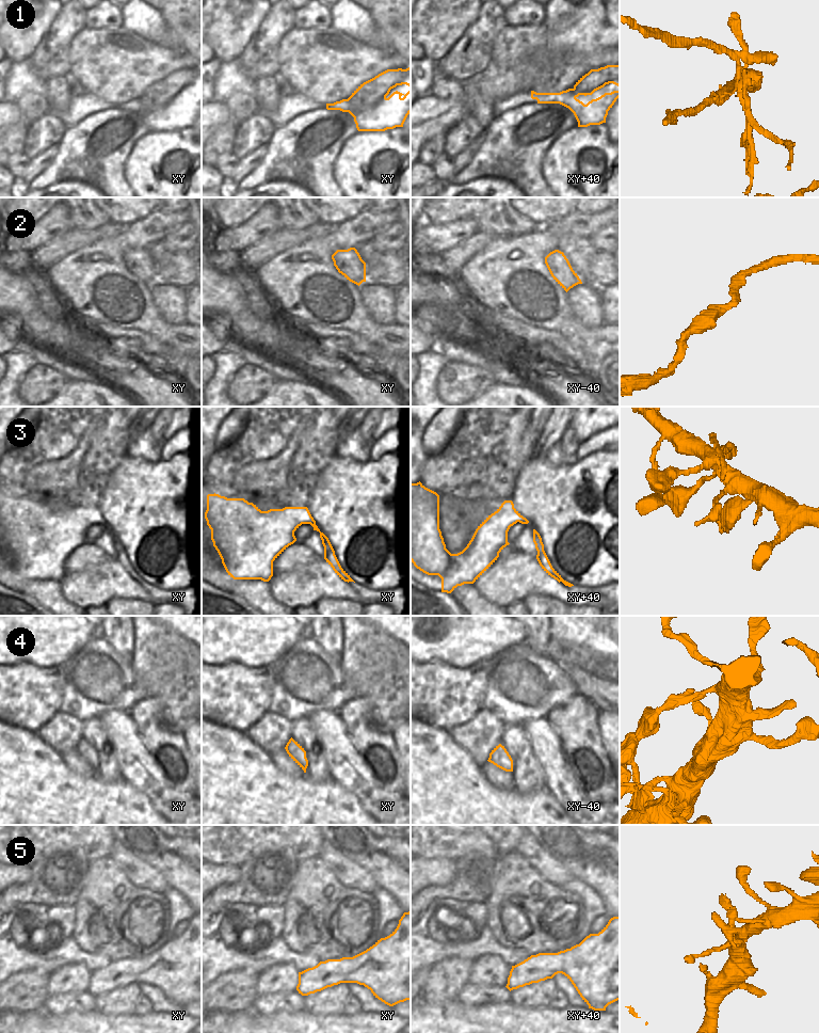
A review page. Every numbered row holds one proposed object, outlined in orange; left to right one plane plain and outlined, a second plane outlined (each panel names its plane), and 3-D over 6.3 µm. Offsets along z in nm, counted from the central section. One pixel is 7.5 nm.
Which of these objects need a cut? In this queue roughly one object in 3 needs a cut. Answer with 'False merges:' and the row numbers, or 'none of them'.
False merges: 1

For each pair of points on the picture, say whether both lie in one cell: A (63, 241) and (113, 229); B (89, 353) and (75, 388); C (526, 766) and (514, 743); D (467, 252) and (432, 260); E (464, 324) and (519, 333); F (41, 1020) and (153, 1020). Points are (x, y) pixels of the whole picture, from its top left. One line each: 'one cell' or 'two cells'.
A: one cell
B: two cells
C: one cell
D: one cell
E: two cells
F: one cell

